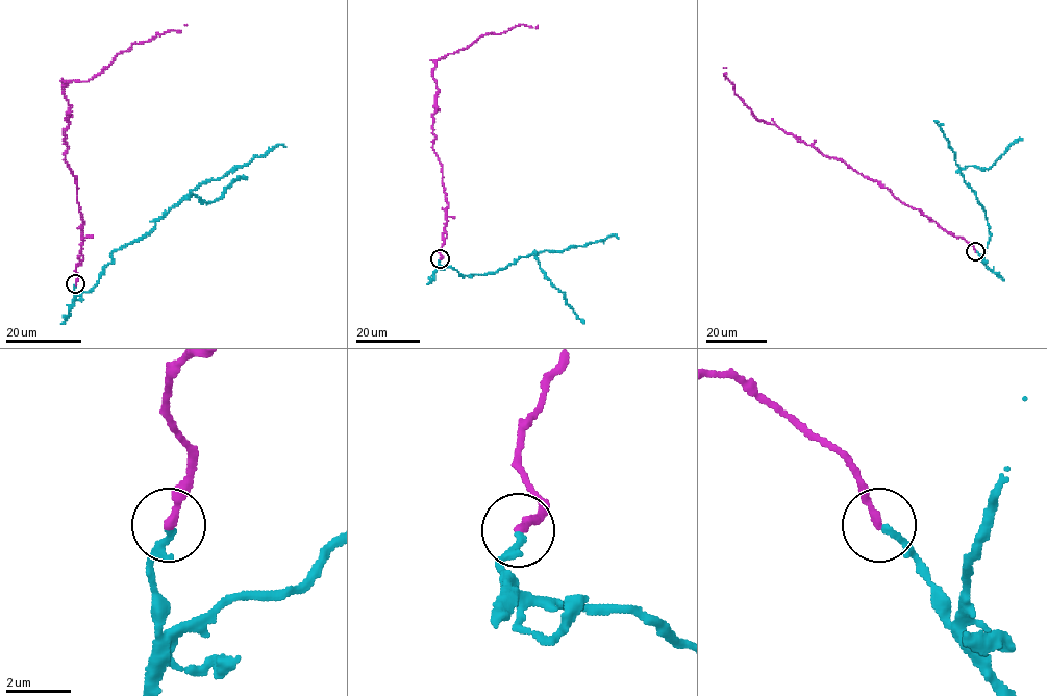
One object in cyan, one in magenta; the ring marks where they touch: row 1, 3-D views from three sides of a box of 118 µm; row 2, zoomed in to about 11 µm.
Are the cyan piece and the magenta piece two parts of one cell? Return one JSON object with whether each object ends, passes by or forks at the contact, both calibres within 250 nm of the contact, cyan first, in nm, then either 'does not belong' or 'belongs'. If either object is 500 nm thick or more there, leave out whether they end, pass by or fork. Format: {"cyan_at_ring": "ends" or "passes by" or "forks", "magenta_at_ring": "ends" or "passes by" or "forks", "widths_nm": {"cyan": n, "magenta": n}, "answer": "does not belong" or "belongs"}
{"cyan_at_ring": "passes by", "magenta_at_ring": "ends", "widths_nm": {"cyan": 130, "magenta": 240}, "answer": "belongs"}

